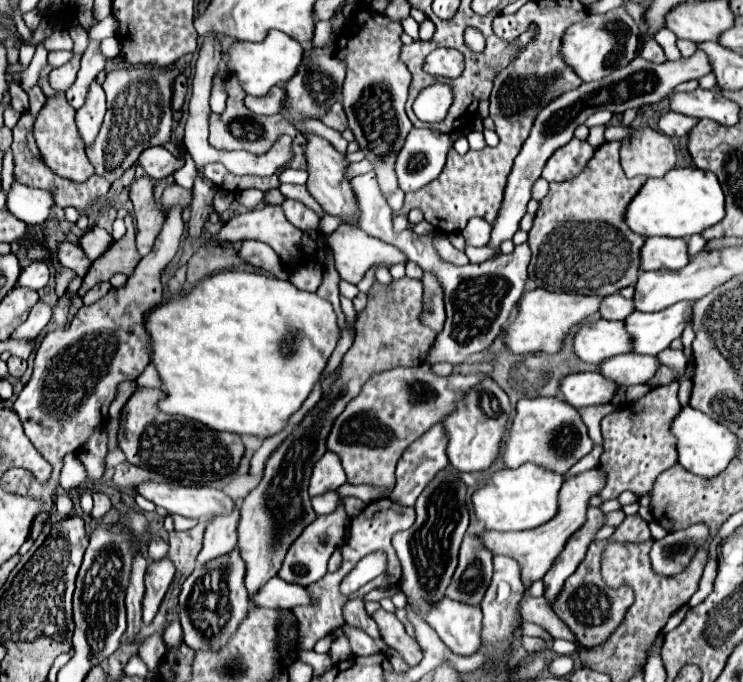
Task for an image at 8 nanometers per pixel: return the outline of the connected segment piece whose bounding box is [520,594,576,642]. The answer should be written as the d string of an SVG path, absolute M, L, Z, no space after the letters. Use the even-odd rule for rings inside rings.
M526 594L520 602L520 614L522 620L526 622L534 622L538 626L542 626L544 630L548 630L554 638L562 638L562 640L572 640L576 642L576 638L568 632L568 626L552 612L552 608L546 604L546 598L534 598L530 594Z

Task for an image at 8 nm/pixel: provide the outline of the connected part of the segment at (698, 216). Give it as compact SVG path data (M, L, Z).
M672 168L664 178L648 178L626 212L626 224L642 236L686 238L718 224L726 216L724 192L712 172L700 168Z

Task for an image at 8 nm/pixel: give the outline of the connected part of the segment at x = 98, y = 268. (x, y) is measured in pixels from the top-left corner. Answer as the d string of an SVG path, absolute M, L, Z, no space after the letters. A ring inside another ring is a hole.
M128 214L124 218L124 222L126 222L128 232L118 242L114 242L98 260L92 262L88 274L84 276L82 288L78 290L80 296L84 296L98 282L98 278L100 278L100 282L110 280L118 272L130 276L134 272L134 268L138 266L140 254L136 252L136 244L134 244L134 228L136 228L134 218Z

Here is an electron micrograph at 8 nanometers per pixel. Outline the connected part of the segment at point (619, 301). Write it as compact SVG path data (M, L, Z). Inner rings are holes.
M620 294L606 296L604 298L604 304L600 306L600 314L606 320L626 320L626 316L632 314L634 310L636 310L634 308L634 302L632 300L626 300Z

